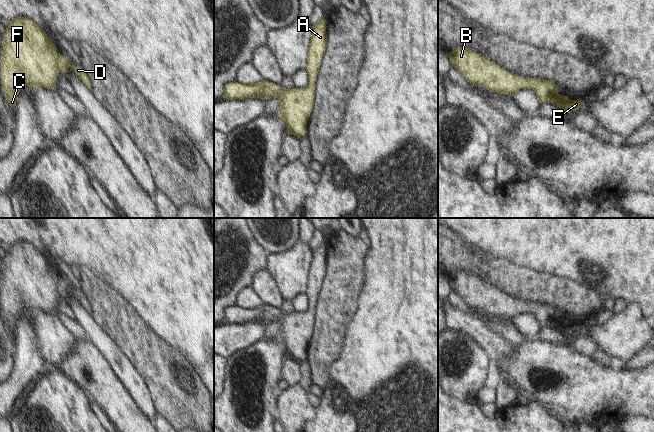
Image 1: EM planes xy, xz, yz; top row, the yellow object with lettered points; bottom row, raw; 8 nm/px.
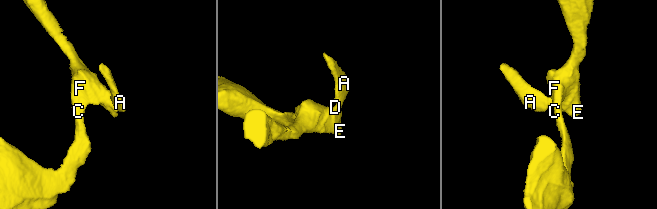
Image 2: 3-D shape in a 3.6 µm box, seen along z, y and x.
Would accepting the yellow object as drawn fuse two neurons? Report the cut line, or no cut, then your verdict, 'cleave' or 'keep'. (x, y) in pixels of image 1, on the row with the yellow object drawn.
cut none; keep

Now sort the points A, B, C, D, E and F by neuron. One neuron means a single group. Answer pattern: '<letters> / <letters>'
A B C D E F

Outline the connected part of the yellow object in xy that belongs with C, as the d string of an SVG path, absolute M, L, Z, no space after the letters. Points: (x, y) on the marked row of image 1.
M18 17L10 21L2 36L0 78L5 98L14 112L23 86L55 89L58 74L66 76L69 66L79 80L91 89L84 69L70 65L65 55L60 56L53 40L34 21Z

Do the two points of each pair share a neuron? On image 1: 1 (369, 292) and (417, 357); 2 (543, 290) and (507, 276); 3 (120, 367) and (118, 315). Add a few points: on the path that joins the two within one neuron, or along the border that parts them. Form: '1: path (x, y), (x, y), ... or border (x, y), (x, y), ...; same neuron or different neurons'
1: path (385, 308), (417, 341); same neuron
2: path (534, 287), (516, 282); same neuron
3: border (104, 331), (134, 367); different neurons

